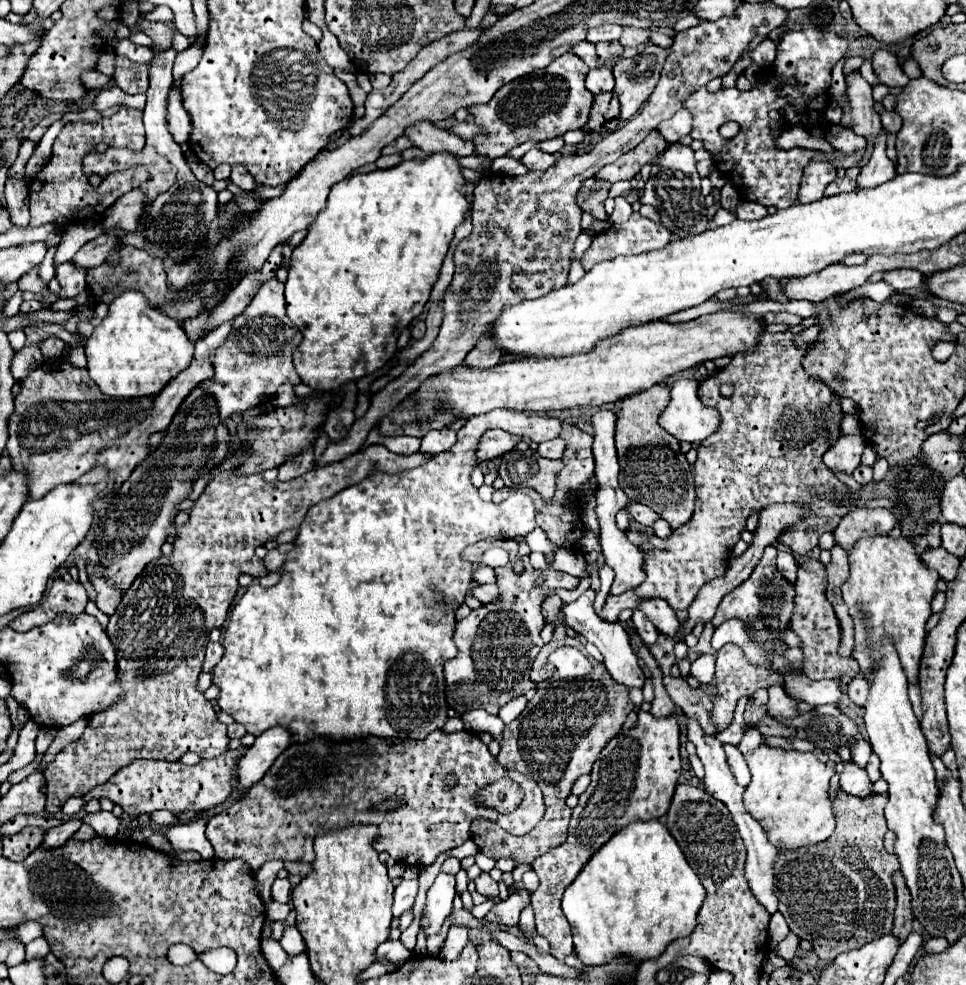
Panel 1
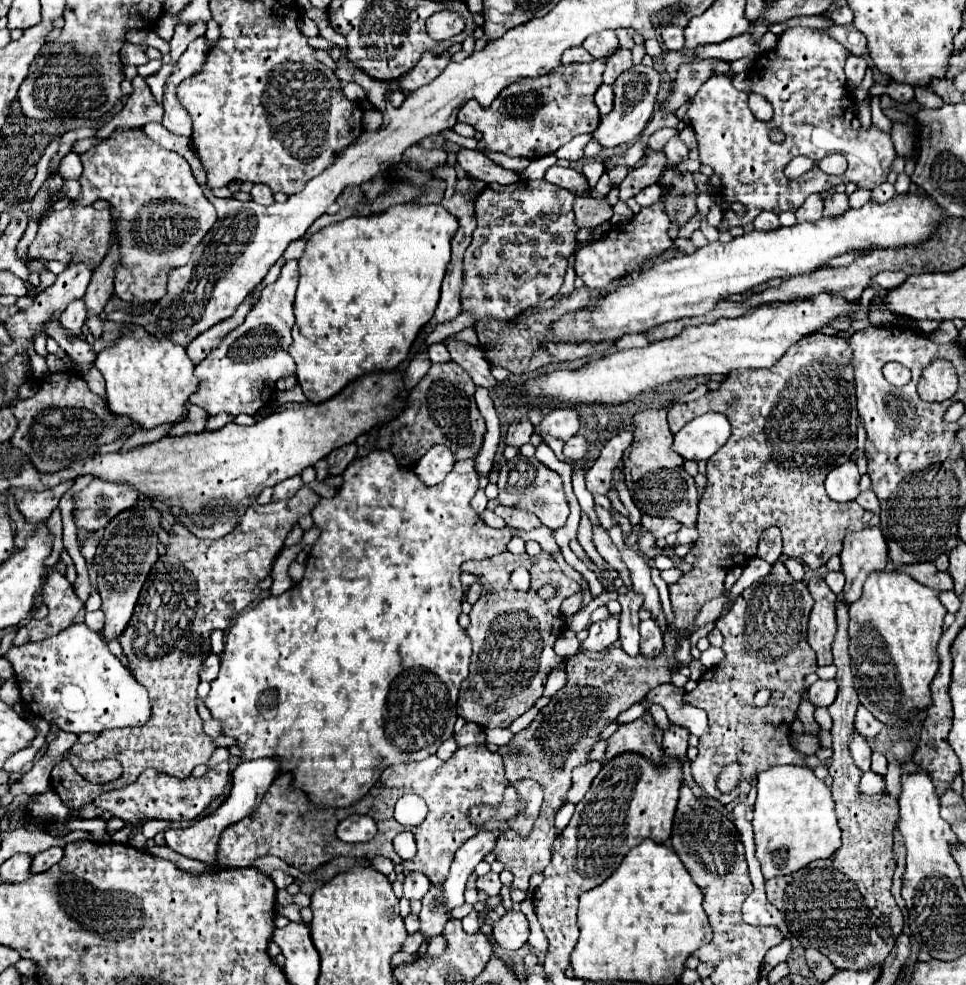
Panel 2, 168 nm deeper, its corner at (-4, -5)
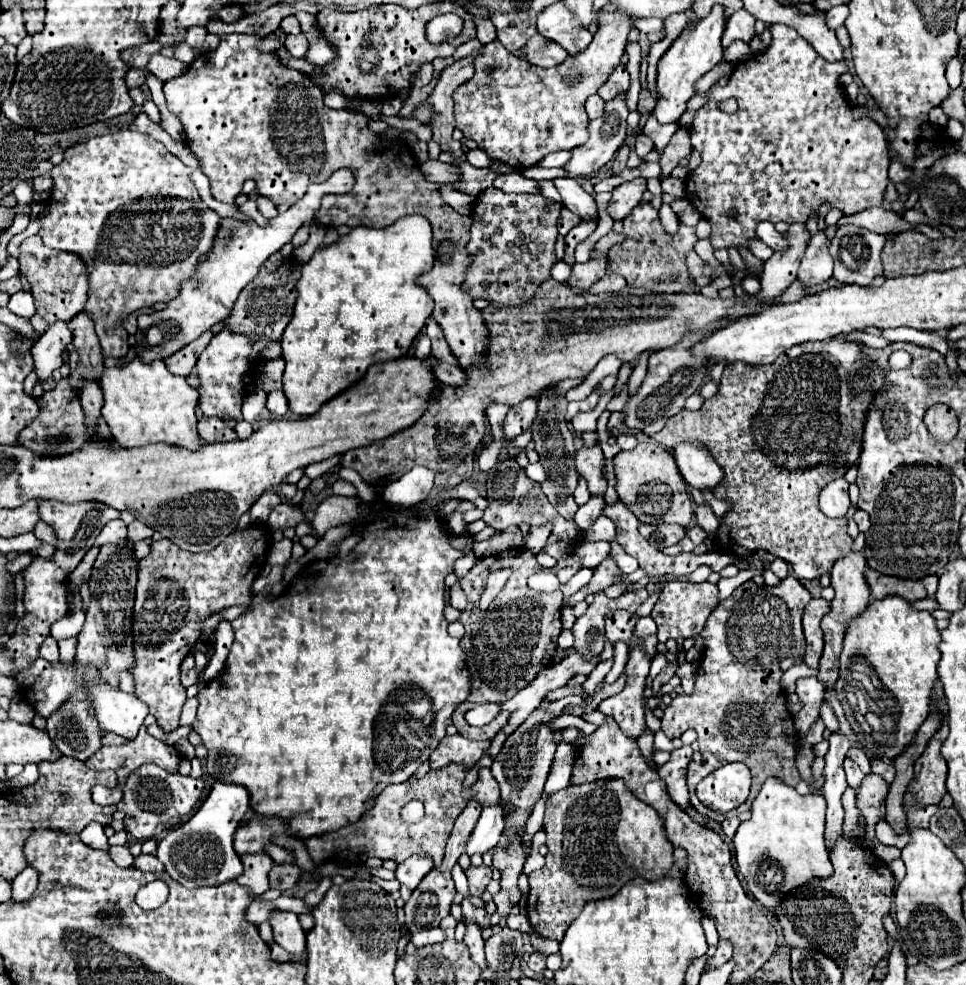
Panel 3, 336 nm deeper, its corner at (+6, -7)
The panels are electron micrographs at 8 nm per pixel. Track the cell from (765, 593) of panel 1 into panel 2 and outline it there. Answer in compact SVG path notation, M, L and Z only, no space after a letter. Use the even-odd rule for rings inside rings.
M781 561L773 563L773 569L769 575L755 581L751 587L747 587L733 603L727 615L717 619L715 627L723 633L723 651L725 661L715 665L713 669L707 669L703 677L699 679L697 687L691 693L685 693L685 703L691 703L709 715L709 737L701 739L699 743L699 755L691 763L693 779L699 783L699 787L705 789L707 795L715 797L721 805L731 803L739 793L749 793L749 781L753 773L759 773L771 765L787 765L787 763L799 763L805 765L803 755L795 751L789 743L789 723L797 717L797 707L803 699L803 677L817 669L815 665L815 653L807 643L807 619L809 611L813 607L813 597L805 589L805 583L795 581L785 565ZM767 687L771 689L771 703L765 707L755 707L753 697L755 693ZM729 763L741 765L741 785L729 793L721 793L717 789L717 775L721 773L721 767Z

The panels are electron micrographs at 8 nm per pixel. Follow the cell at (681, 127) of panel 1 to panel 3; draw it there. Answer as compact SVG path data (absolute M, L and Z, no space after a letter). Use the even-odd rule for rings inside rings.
M637 135L637 145L635 145L635 153L639 155L639 157L645 157L649 151L653 151L653 143L651 143L651 139L647 137L647 135Z

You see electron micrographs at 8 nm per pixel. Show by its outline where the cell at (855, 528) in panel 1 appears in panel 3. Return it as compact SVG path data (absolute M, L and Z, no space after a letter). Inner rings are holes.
M861 551L861 553L849 553L847 557L839 559L831 569L831 587L835 589L835 599L831 603L831 611L821 621L821 629L825 633L825 649L823 649L823 657L821 657L819 673L817 673L817 679L827 689L833 687L839 677L839 655L843 649L843 635L847 631L847 623L851 619L855 619L855 615L861 615L863 607L867 607L867 603L873 601L871 593L869 593L869 585L863 575L865 567L867 567L867 563L865 563L865 555Z

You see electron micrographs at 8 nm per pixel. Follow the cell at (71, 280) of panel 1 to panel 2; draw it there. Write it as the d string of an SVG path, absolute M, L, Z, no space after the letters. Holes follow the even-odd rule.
M83 299L71 301L65 309L65 313L61 313L61 317L59 317L61 325L69 331L81 331L85 319L87 319L87 313L85 313L85 301Z

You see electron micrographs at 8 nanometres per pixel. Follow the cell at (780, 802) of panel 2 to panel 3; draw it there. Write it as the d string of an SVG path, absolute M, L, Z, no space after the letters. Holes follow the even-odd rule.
M767 779L751 807L753 817L743 821L733 837L737 867L747 881L749 895L775 915L783 895L807 885L817 877L831 877L833 865L825 849L825 799L809 793L801 797L781 779Z

